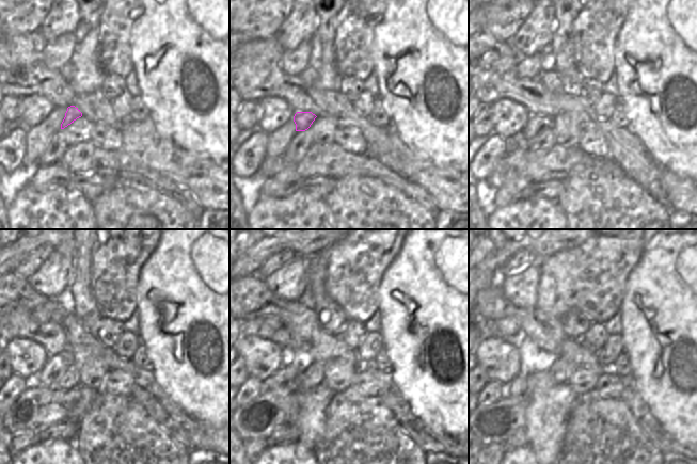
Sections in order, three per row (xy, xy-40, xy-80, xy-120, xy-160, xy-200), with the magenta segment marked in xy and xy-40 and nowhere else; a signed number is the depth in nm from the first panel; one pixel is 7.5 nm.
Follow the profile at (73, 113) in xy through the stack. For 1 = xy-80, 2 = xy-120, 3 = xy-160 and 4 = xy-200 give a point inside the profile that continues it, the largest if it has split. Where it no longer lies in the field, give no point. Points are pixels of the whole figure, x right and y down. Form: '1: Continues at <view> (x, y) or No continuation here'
1: Continues at xy-80 (537, 124)
2: Continues at xy-120 (56, 365)
3: Continues at xy-160 (286, 378)
4: Continues at xy-200 (518, 387)

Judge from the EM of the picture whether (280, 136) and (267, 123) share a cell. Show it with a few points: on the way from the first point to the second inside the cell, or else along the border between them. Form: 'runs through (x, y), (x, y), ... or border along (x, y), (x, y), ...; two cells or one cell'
border along (292, 115), (267, 134); two cells

